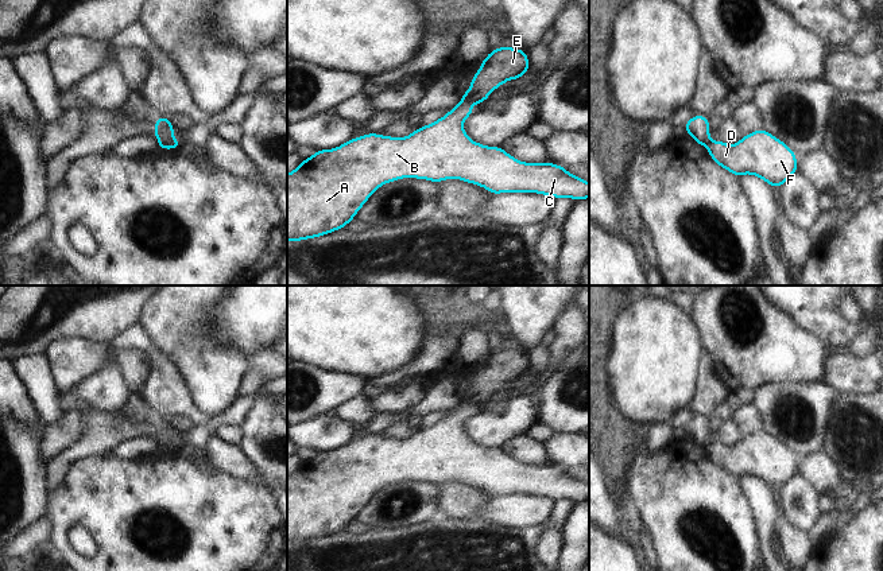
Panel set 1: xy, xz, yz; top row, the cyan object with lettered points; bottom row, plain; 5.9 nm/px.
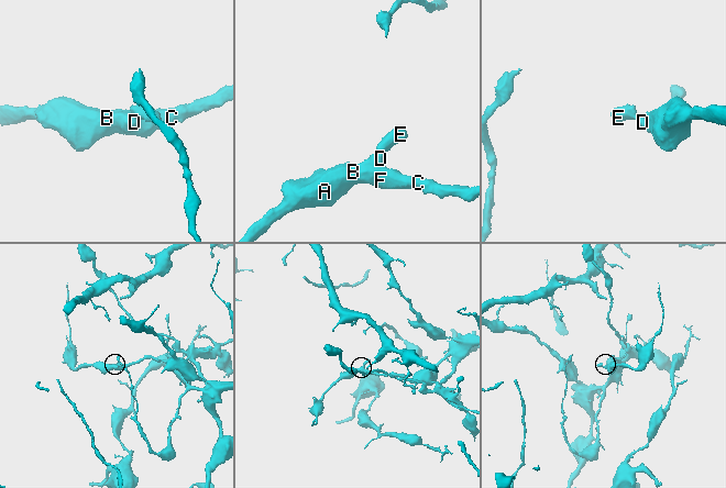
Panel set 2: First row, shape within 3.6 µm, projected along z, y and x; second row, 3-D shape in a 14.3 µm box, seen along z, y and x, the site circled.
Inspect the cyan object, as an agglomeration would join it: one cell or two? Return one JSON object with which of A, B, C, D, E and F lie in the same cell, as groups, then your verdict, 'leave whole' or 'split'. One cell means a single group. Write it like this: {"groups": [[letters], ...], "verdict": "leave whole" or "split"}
{"groups": [["A", "B", "C", "D", "F"], ["E"]], "verdict": "split"}

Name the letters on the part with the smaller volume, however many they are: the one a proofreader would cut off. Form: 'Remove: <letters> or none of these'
Remove: E

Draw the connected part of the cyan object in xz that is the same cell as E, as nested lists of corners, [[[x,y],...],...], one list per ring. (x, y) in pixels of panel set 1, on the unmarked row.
[[[497,349],[483,361],[479,373],[472,378],[470,389],[461,397],[461,403],[480,405],[510,381],[519,381],[528,374],[528,358],[524,351]]]

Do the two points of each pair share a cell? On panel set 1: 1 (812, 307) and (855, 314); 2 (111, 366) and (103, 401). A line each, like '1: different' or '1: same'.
1: different
2: same

